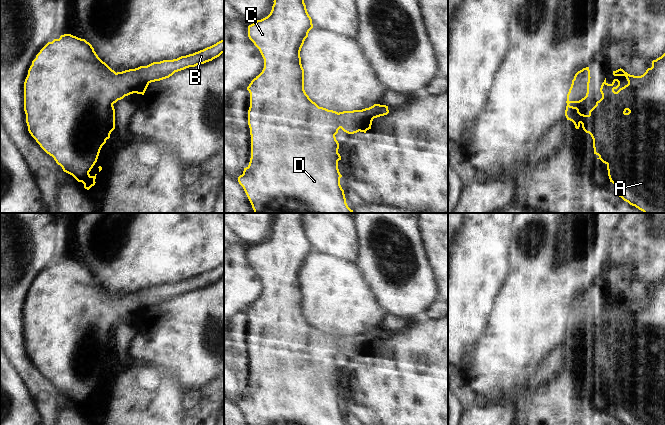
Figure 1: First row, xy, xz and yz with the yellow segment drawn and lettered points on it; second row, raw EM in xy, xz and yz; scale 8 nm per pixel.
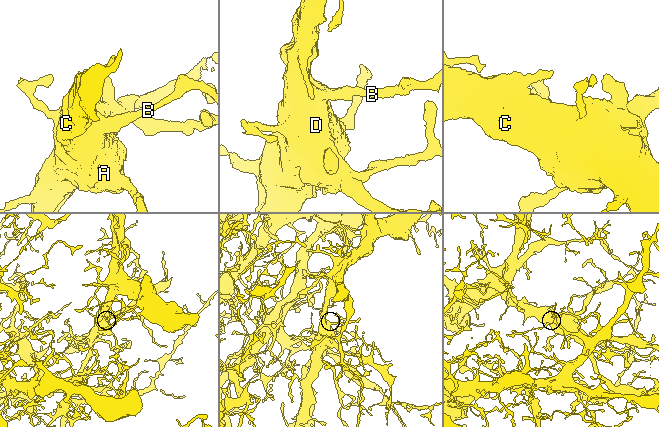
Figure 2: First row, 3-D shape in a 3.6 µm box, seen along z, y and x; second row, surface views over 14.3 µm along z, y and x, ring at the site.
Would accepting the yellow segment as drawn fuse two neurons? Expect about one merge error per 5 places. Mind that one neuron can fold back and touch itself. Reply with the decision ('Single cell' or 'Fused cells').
Single cell

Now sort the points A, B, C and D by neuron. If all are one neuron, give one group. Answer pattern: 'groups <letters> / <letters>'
groups A B C D

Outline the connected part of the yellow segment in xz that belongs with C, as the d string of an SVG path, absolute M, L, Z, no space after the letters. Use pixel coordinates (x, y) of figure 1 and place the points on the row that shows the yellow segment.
M274 0L270 14L248 26L248 37L259 49L264 68L247 90L250 93L248 125L251 135L251 158L243 174L238 177L254 213L352 213L344 190L340 185L342 175L338 169L341 156L335 135L341 128L348 134L366 133L374 118L387 115L388 106L374 104L362 110L336 112L319 107L304 90L304 69L300 51L309 31L313 28L304 0Z

